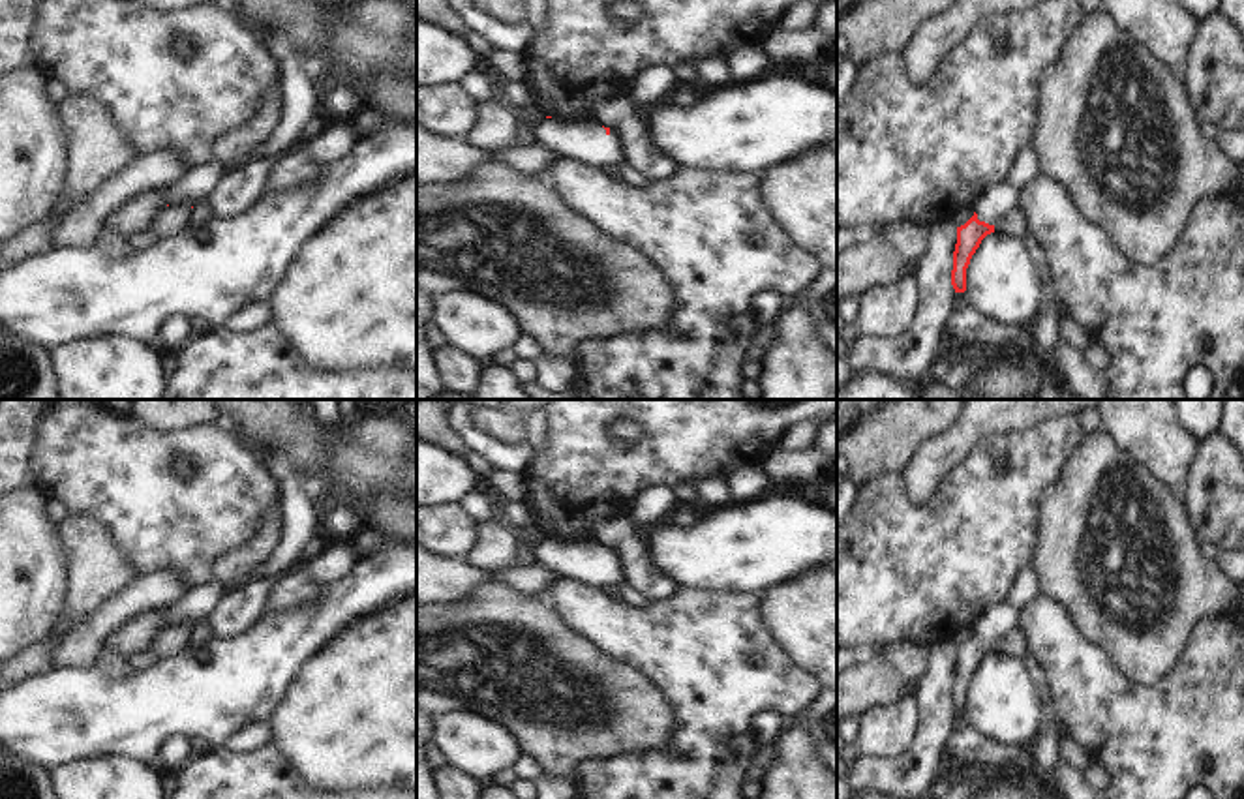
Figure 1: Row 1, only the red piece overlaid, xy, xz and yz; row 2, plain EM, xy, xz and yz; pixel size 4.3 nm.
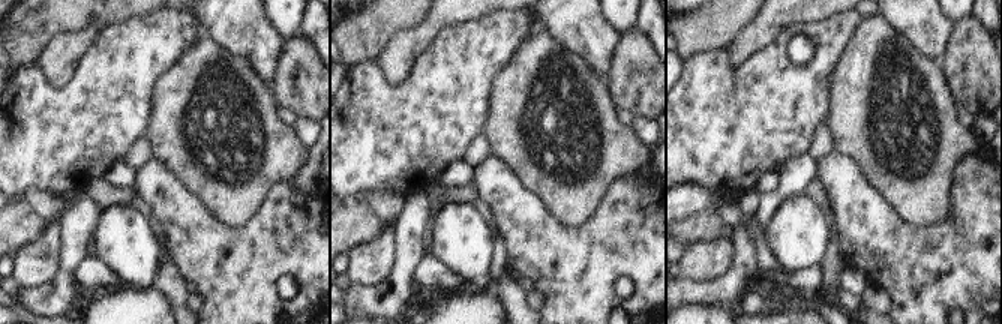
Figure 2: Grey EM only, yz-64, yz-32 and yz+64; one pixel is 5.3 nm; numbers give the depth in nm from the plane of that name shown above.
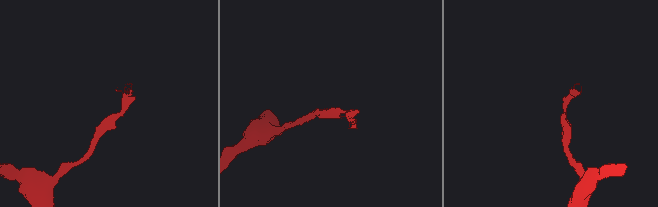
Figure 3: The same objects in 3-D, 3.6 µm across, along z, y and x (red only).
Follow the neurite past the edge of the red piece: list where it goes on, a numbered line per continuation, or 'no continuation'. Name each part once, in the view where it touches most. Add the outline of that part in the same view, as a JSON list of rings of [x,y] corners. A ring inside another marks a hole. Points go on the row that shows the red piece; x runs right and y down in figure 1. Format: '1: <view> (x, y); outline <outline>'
1: yz (995, 203); outline [[[1002,182],[985,189],[974,206],[979,221],[994,225],[1017,208],[1019,203],[1021,191],[1009,182]]]

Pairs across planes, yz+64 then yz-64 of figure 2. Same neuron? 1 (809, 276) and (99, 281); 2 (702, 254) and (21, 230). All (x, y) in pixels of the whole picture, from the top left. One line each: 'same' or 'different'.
1: same
2: different

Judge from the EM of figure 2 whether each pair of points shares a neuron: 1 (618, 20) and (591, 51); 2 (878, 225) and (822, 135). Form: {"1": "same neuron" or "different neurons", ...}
{"1": "different neurons", "2": "different neurons"}

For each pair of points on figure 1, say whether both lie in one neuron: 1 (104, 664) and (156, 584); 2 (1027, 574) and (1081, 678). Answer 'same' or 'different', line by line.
1: different
2: different

